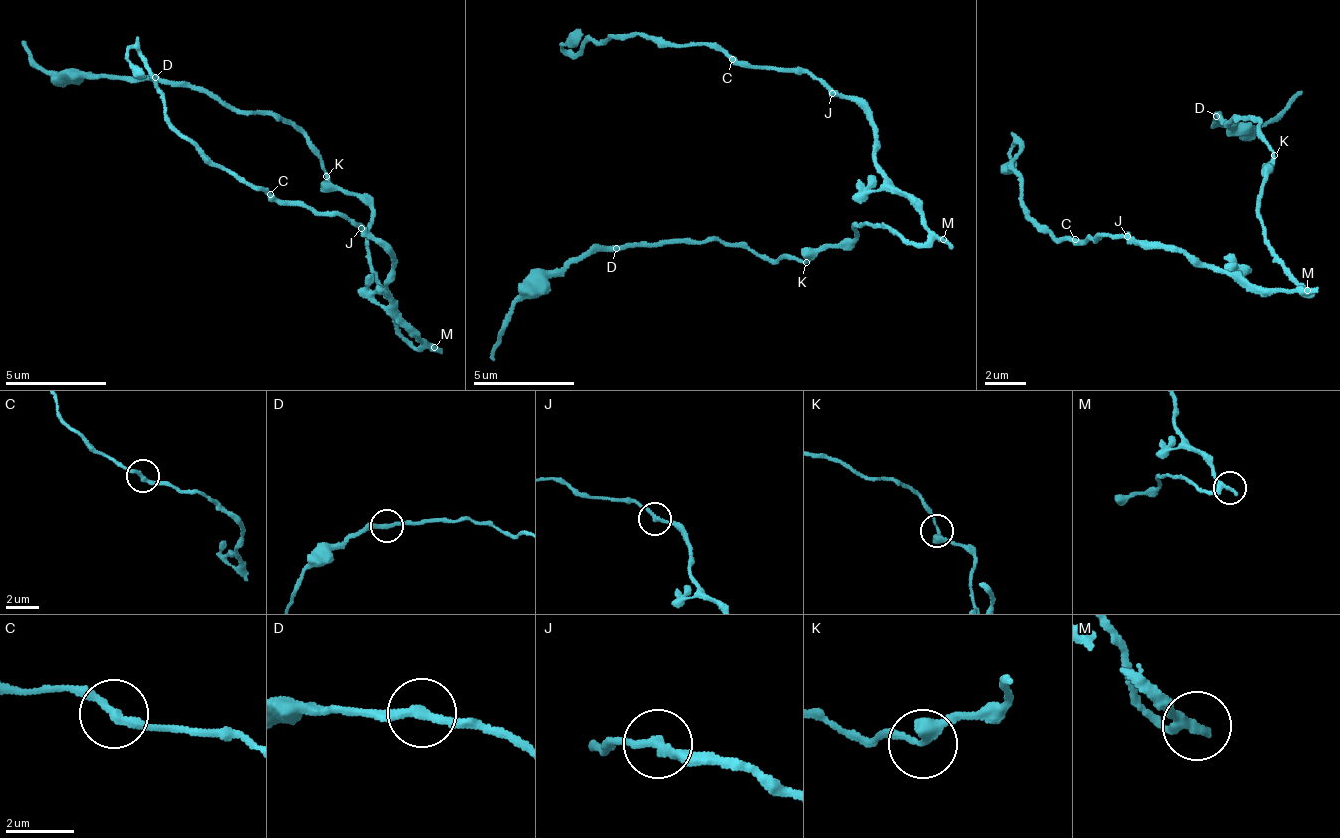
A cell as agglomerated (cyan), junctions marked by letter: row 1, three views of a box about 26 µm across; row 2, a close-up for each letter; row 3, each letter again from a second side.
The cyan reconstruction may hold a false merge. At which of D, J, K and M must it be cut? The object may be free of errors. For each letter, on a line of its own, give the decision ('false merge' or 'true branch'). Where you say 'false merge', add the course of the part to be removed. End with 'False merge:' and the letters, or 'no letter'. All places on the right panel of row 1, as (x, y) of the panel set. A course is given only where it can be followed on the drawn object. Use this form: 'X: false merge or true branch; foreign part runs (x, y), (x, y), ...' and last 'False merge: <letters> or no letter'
D: true branch
J: true branch
K: true branch
M: true branch
False merge: no letter

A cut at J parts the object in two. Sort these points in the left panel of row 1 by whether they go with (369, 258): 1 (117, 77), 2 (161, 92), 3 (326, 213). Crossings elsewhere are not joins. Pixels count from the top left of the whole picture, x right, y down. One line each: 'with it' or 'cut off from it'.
1: with it
2: cut off from it
3: cut off from it

